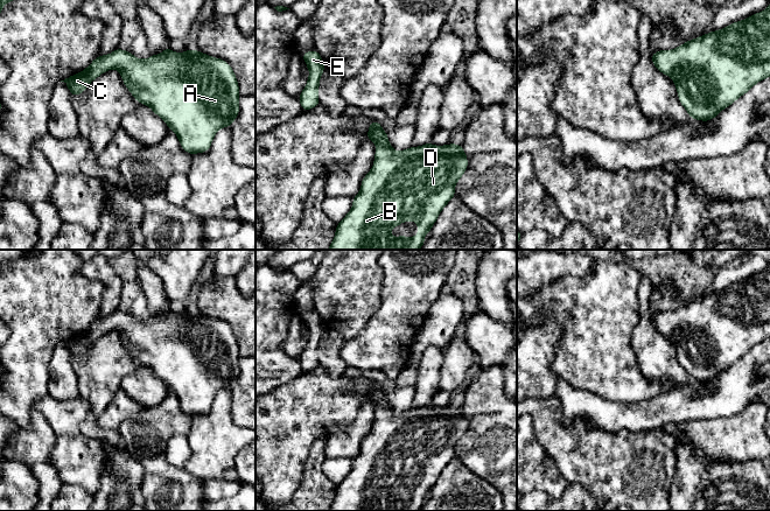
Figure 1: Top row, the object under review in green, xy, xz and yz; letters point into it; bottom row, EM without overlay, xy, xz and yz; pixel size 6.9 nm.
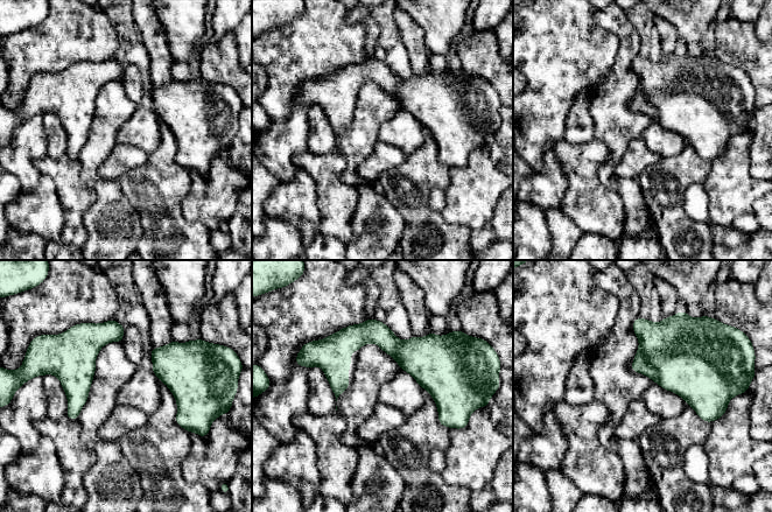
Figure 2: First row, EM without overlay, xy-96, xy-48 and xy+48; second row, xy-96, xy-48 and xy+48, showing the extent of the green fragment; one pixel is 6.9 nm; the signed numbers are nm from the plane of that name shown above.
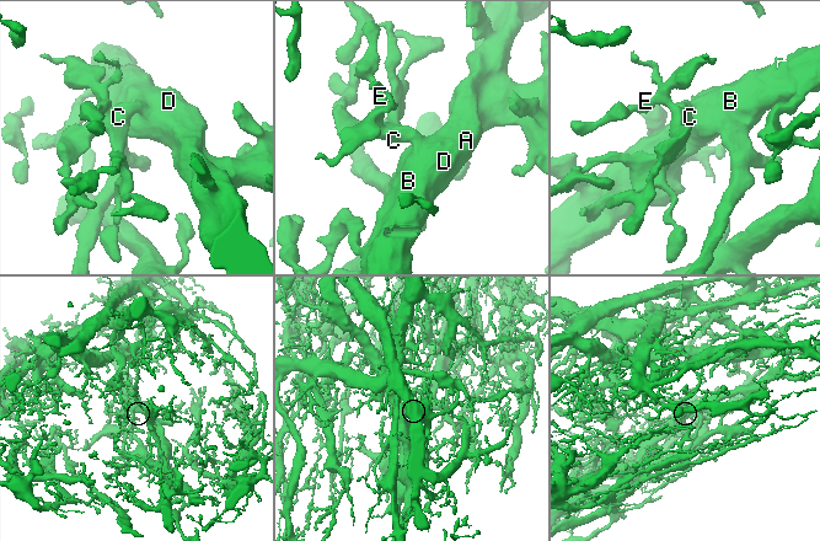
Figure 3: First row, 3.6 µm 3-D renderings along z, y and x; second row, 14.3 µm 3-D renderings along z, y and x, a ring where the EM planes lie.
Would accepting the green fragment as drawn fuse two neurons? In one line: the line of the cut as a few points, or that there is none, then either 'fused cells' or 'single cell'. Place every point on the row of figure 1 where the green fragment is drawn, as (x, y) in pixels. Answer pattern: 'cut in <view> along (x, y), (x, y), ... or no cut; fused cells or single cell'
no cut; single cell

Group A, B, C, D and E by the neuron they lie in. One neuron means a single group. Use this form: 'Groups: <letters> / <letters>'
Groups: A B C D E

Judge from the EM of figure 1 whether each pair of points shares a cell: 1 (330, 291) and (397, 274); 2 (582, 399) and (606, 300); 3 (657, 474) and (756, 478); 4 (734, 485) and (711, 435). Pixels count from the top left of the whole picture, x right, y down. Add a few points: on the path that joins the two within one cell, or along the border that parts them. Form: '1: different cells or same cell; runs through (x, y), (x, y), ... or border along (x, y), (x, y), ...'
1: different cells; border along (378, 261), (383, 270), (382, 305)
2: different cells; border along (559, 378), (574, 387), (610, 399)
3: different cells; border along (674, 448), (674, 478), (670, 498)
4: different cells; border along (695, 454), (707, 461), (749, 460)

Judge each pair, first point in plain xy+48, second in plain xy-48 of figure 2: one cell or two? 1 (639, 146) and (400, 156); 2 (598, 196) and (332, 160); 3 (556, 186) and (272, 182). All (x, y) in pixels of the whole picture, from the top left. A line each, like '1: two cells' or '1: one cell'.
1: one cell
2: one cell
3: two cells

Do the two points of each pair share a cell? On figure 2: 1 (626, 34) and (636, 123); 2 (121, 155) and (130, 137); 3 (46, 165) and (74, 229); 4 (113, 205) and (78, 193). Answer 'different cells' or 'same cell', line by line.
1: same cell
2: different cells
3: same cell
4: different cells

